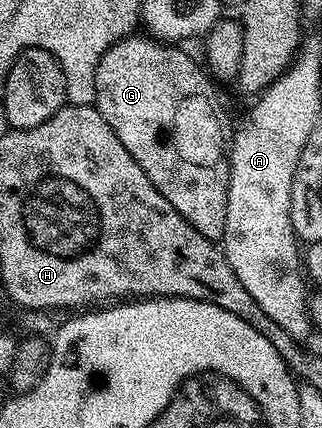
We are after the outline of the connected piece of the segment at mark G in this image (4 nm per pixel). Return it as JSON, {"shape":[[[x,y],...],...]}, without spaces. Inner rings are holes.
{"shape":[[[131,35],[125,37],[123,41],[114,42],[108,52],[100,59],[100,67],[96,67],[96,99],[94,100],[94,105],[100,111],[100,115],[104,115],[108,127],[112,127],[112,131],[116,131],[116,139],[120,139],[120,143],[124,143],[128,155],[132,155],[132,159],[136,159],[136,163],[140,163],[144,175],[148,175],[148,179],[152,179],[156,191],[160,191],[160,195],[164,195],[164,199],[168,199],[168,203],[172,203],[172,207],[176,207],[176,211],[180,211],[180,215],[184,215],[184,219],[188,219],[188,223],[192,223],[192,227],[196,227],[196,231],[200,231],[200,235],[204,235],[209,241],[217,242],[224,231],[224,215],[228,207],[232,125],[230,129],[230,121],[226,118],[226,109],[222,106],[222,101],[218,98],[217,91],[214,90],[216,88],[215,82],[208,76],[207,70],[199,62],[198,66],[182,50],[185,48],[174,43],[155,41],[149,35],[138,36]]]}

